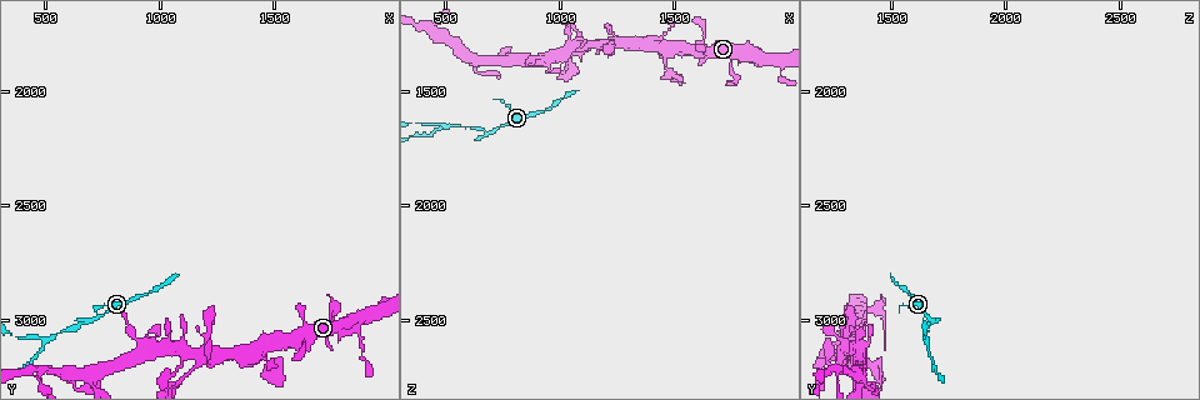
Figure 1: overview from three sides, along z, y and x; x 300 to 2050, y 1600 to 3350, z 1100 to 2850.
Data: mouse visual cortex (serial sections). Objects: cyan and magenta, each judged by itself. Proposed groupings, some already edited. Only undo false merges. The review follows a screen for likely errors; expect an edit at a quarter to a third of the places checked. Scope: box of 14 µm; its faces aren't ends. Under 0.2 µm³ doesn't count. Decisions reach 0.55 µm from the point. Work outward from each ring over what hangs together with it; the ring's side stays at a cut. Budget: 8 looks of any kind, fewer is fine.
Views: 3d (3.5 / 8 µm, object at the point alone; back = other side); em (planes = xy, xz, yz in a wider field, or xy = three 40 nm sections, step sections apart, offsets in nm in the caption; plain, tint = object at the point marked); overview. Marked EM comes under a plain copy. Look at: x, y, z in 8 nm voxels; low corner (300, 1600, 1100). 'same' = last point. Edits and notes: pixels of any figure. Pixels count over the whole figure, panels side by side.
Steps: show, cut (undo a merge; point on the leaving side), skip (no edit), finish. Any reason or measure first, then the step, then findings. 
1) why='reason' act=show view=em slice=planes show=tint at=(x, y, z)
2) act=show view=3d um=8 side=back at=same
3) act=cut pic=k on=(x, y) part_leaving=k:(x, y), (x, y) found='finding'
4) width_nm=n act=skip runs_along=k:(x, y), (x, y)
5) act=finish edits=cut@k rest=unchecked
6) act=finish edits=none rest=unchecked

why='side arm on a straight run' act=show view=3d um=3.5 at=(1260, 3130, 1290)

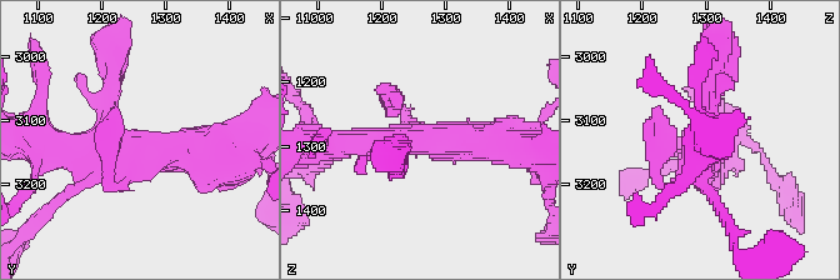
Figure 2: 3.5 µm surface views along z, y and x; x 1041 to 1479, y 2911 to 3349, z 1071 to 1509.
why='shape alone is not enough' act=show view=em slice=planes show=tint at=(1260, 3140, 1290)

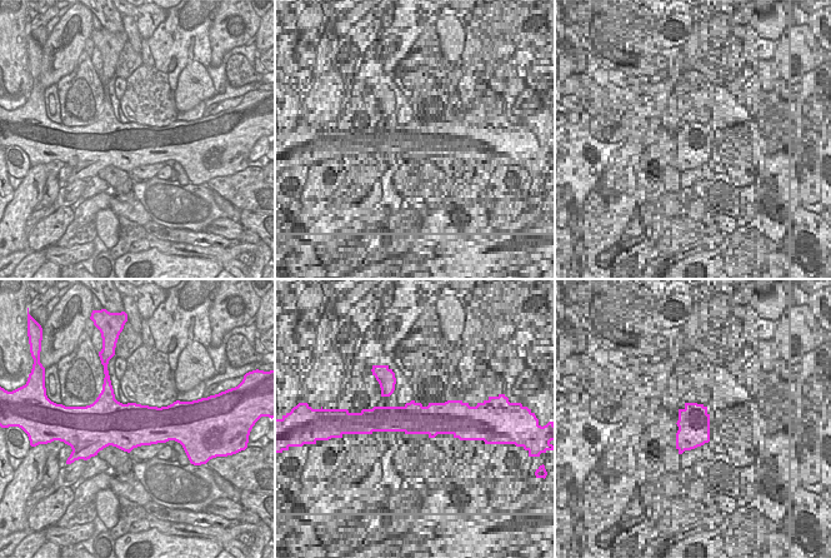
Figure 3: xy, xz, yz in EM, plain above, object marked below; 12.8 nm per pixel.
act=skip runs_along=2:(226, 149), (56, 149), (49, 145) found='all the same cell'

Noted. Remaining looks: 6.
act=show view=3d um=3.5 at=(490, 3090, 1660)

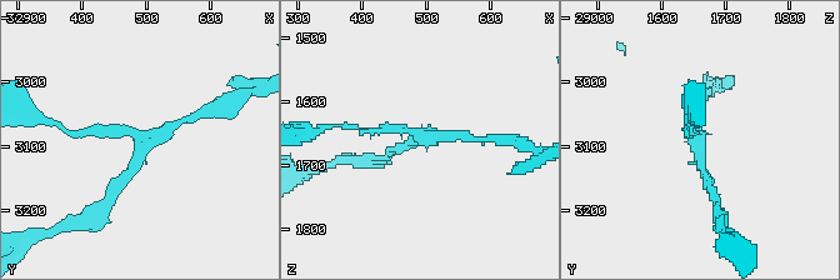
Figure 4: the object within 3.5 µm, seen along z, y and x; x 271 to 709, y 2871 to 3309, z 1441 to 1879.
act=show view=em slice=planes show=tint at=(500, 3090, 1655)

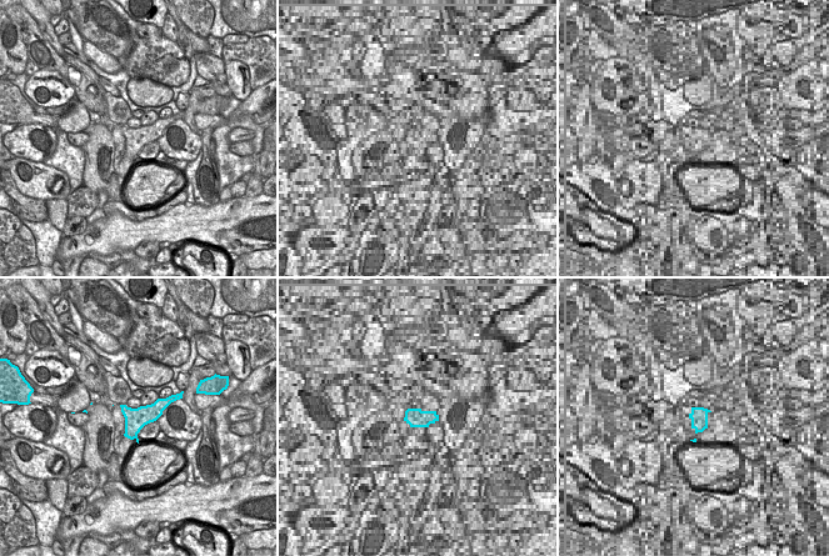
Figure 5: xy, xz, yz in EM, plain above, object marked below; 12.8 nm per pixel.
act=skip runs_along=4:(220, 101), (150, 136), (104, 209) found='one cell here'

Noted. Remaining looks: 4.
why='three-way junction' act=show view=3d um=8 at=(480, 3220, 1260)

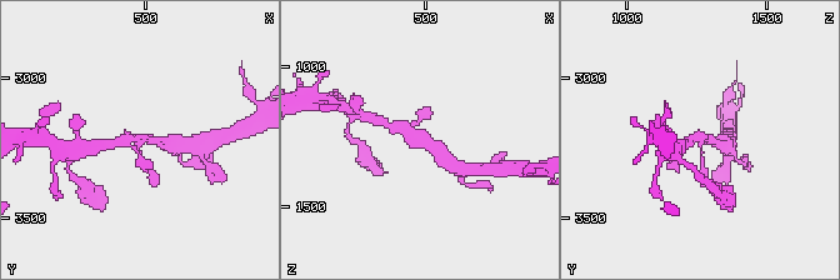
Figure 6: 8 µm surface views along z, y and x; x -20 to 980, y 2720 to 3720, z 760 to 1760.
why='shape alone is not enough' act=show view=em slice=xy step=1 show=tint at=(480, 3220, 1260)

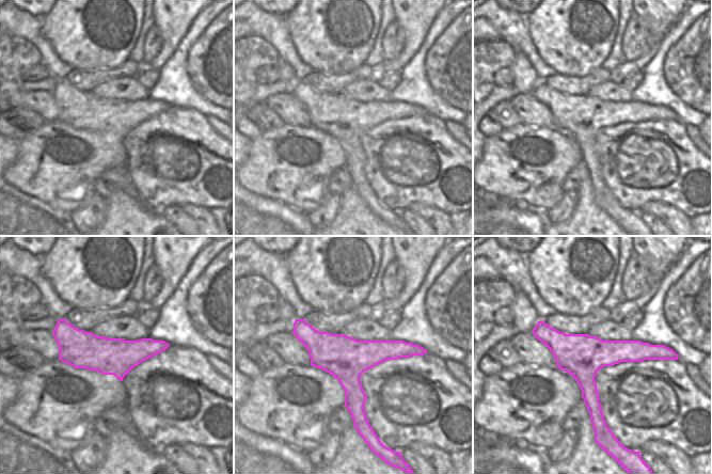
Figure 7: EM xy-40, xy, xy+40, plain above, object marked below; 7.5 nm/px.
act=skip runs_along=6:(450, 164), (409, 131), (389, 125) found='all the same cell'

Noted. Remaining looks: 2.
act=finish edits=none rest=unchecked

